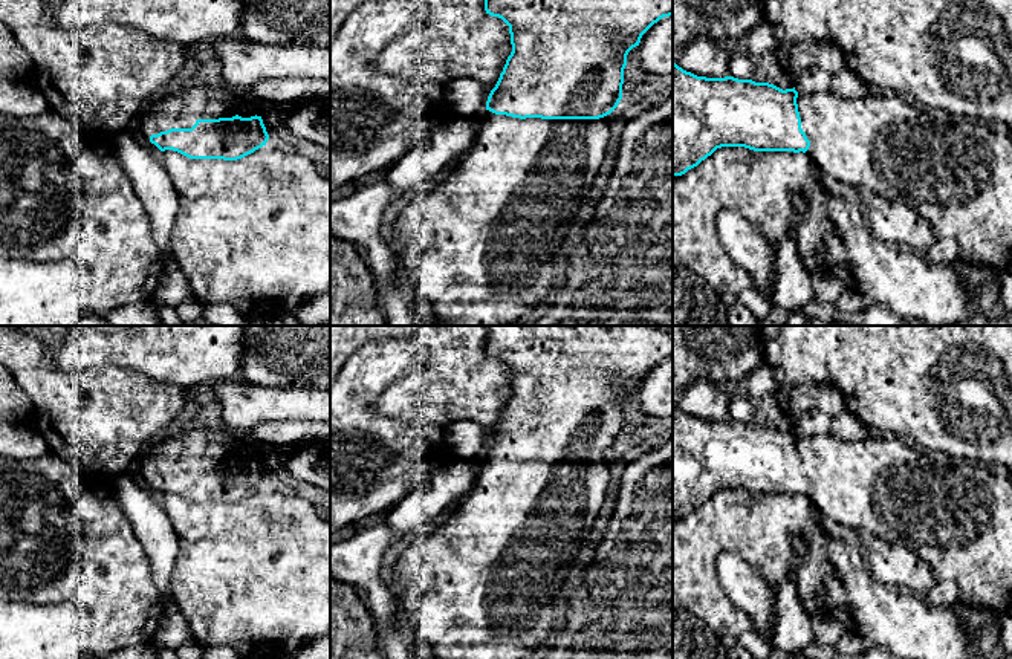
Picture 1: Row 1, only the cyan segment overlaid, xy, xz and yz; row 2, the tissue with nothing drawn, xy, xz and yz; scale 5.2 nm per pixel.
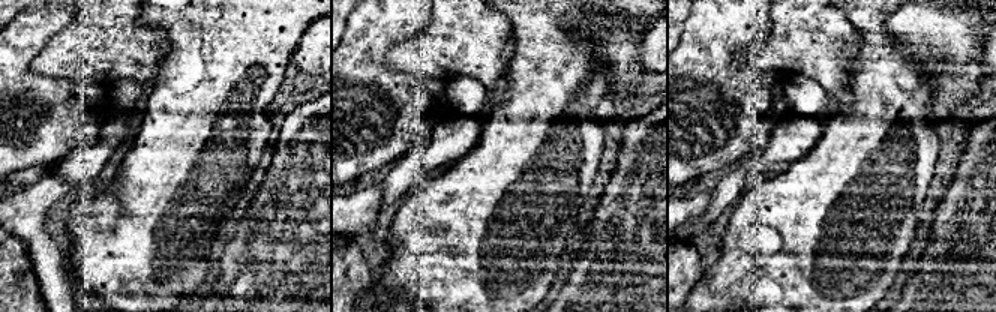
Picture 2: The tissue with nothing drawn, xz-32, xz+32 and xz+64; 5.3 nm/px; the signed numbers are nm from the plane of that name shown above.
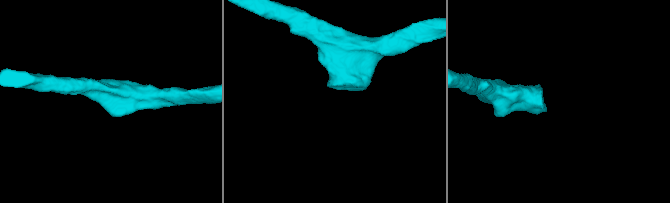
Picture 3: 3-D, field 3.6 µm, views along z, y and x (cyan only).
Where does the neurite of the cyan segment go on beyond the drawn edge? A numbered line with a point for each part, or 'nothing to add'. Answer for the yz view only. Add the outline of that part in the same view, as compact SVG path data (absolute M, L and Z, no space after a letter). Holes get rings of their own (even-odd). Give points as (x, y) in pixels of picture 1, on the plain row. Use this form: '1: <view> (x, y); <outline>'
1: yz (957, 516); M871 433L864 440L844 442L832 434L798 436L801 471L810 483L806 494L818 515L858 534L876 535L905 546L925 560L936 581L955 581L958 602L986 609L1003 618L1012 613L1012 479L966 460L934 460L897 437Z

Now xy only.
1: xy (181, 453); M196 428L174 437L161 437L150 443L139 456L136 466L141 480L157 495L162 495L150 485L151 477L170 471L191 471L197 462L219 462L232 459L260 459L254 445L245 436L228 430L212 431Z

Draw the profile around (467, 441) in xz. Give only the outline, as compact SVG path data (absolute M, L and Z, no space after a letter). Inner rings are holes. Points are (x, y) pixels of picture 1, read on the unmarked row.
M454 422L445 430L443 451L451 459L478 462L486 453L486 430L472 422Z

